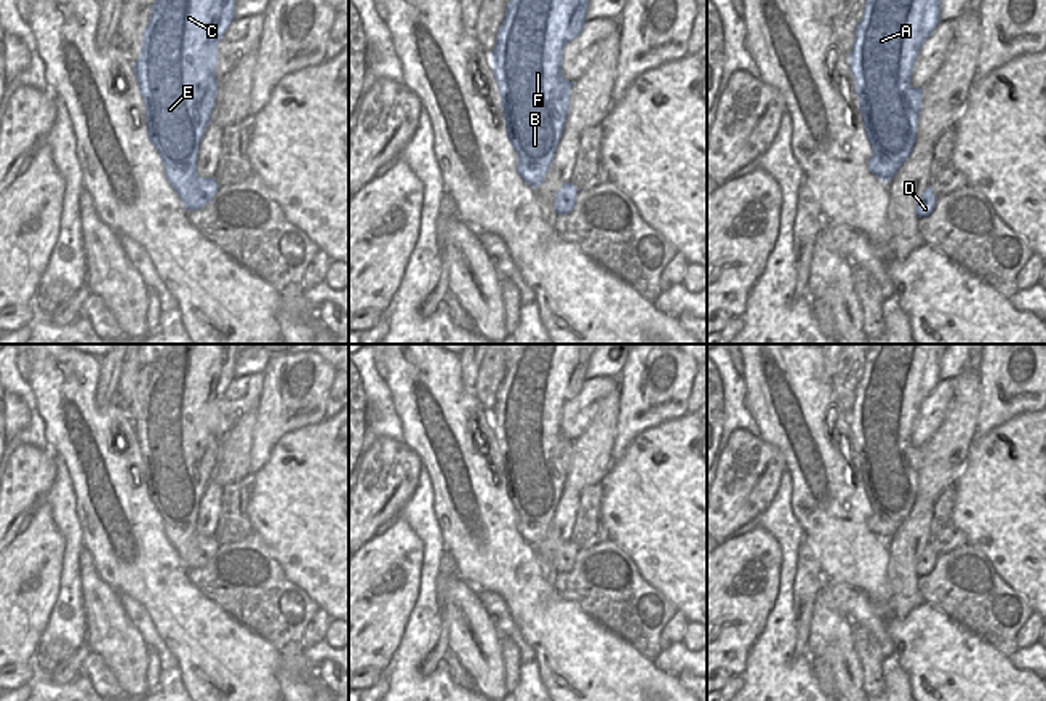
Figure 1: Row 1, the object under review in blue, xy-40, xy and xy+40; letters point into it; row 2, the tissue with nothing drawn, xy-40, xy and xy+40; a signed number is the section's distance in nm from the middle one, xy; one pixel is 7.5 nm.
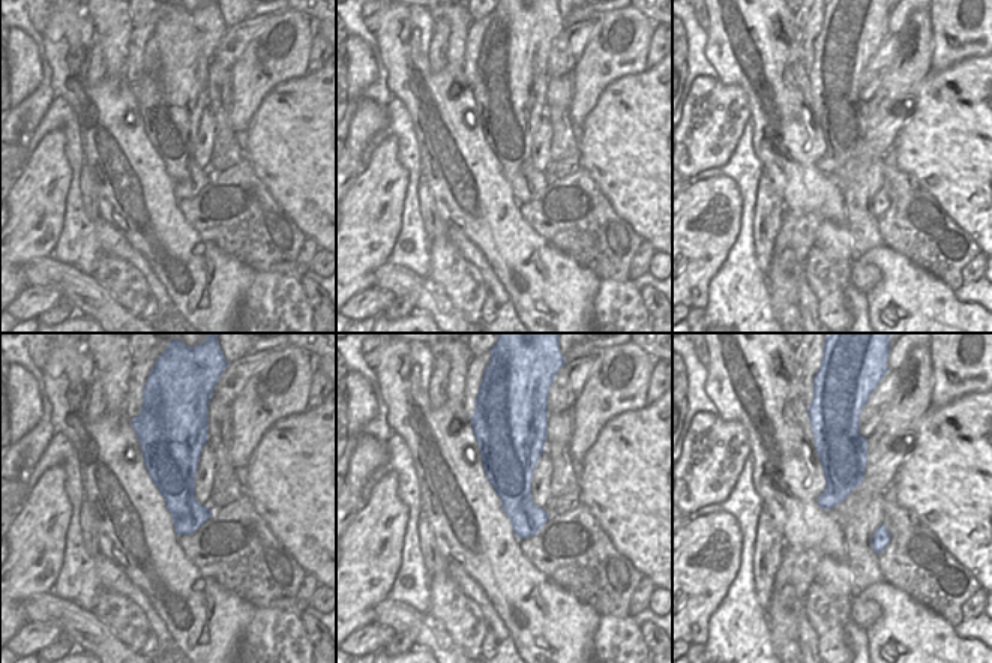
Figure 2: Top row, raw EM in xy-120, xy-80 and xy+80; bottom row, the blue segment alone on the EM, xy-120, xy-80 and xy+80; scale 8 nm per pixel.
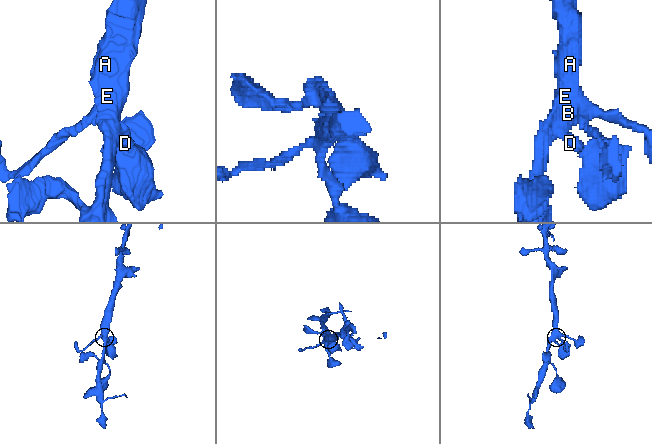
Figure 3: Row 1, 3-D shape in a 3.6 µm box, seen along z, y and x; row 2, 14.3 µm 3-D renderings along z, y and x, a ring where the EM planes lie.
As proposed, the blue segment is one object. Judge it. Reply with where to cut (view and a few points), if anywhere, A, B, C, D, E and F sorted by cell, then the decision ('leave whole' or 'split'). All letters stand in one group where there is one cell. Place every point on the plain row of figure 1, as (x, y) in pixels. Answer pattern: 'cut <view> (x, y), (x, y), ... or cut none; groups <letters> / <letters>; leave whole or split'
cut none; groups A B C D E F; leave whole

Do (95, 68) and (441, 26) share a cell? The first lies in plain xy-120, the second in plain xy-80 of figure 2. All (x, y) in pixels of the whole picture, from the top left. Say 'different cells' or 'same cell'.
same cell

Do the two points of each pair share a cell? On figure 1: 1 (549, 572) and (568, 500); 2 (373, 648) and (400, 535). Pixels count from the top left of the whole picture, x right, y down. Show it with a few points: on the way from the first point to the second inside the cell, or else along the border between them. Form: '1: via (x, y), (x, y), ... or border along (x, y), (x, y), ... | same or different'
1: via (549, 554), (549, 546), (565, 517) | same
2: via (373, 620), (407, 583), (407, 572), (400, 564) | same

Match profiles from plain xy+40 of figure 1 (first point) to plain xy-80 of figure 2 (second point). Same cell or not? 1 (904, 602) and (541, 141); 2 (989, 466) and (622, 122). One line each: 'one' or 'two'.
1: one
2: one

